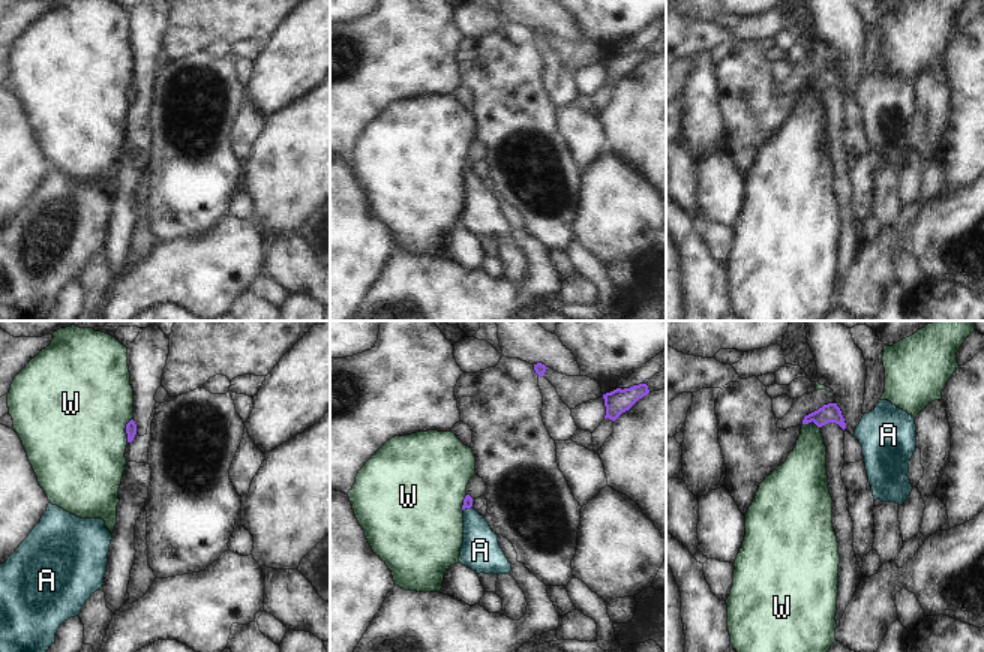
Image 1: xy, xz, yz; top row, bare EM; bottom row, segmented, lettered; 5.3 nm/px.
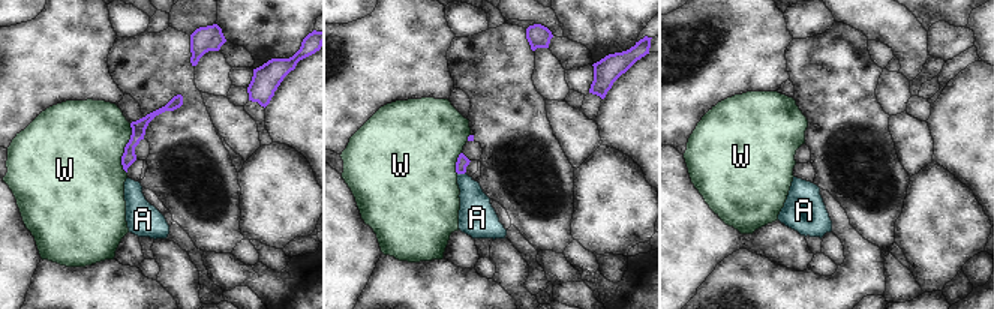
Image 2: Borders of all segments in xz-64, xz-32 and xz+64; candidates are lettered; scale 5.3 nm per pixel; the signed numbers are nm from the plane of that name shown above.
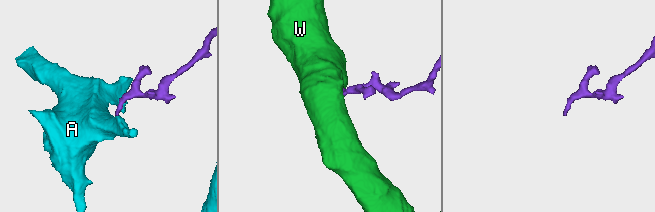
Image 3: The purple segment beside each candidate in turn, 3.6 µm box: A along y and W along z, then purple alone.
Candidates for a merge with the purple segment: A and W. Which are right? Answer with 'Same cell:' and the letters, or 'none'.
Same cell: A

